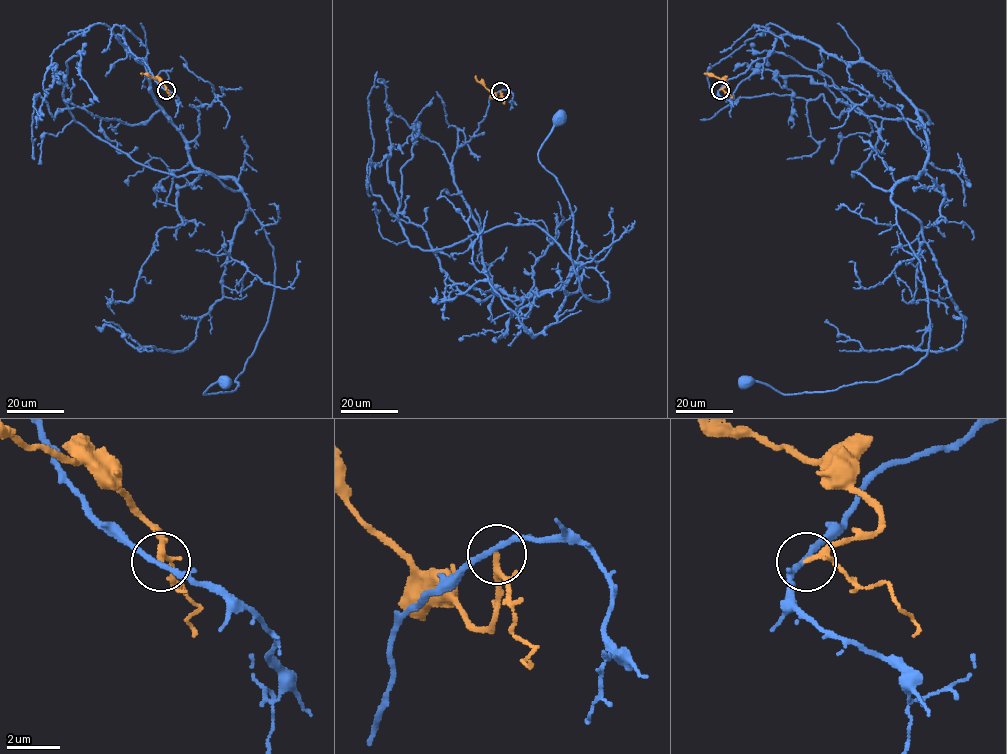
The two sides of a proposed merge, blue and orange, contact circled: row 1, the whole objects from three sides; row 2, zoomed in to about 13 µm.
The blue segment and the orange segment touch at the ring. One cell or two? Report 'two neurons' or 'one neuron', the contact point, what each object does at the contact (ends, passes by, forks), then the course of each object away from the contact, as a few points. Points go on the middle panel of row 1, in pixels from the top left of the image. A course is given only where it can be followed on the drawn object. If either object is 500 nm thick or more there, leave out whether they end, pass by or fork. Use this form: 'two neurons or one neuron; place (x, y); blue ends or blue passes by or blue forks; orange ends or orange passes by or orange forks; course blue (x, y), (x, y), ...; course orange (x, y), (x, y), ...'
two neurons; place (500, 91); blue passes by; orange forks; course blue (500, 91), (453, 159), (483, 271), (523, 299), (581, 262), (603, 301), (538, 159), (559, 116); course orange (500, 91), (498, 99), (476, 76)

